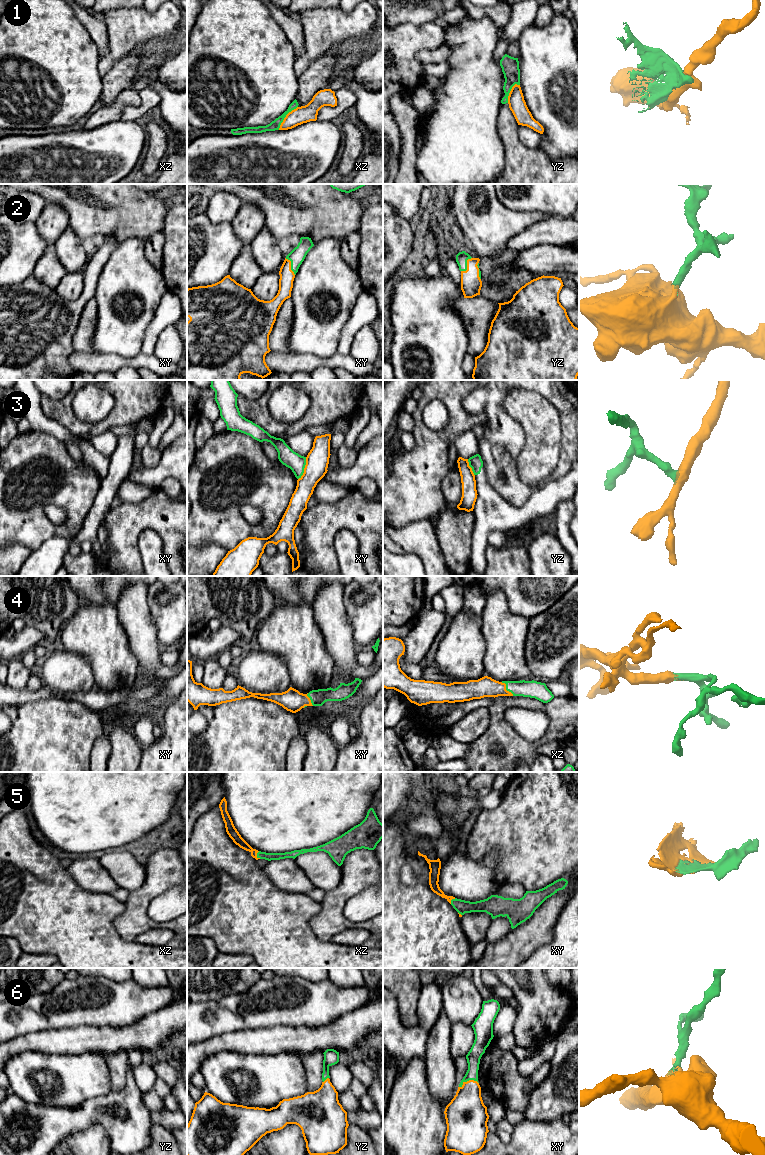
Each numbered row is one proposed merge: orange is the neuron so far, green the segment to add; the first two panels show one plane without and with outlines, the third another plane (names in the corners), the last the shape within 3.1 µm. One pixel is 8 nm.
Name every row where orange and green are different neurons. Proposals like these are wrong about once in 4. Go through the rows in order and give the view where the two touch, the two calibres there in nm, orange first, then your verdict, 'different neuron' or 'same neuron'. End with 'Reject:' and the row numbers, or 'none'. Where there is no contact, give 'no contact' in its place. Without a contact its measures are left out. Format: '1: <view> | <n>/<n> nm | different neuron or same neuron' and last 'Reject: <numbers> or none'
1: xz | 140/80 nm | different neuron
2: yz | 170/100 nm | same neuron
3: xy | 190/140 nm | different neuron
4: xz | 160/140 nm | same neuron
5: xz | 80/60 nm | same neuron
6: xy | 300/120 nm | same neuron
Reject: 1, 3

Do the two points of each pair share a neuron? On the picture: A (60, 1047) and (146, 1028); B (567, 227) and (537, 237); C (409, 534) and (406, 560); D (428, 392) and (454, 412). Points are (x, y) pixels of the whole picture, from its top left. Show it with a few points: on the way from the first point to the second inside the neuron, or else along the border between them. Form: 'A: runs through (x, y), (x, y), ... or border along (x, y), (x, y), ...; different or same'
A: runs through (81, 1039), (125, 1038); same
B: runs through (560, 230), (544, 232); same
C: border along (405, 552), (415, 554), (424, 565); different
D: runs through (436, 392), (440, 392), (452, 404); same

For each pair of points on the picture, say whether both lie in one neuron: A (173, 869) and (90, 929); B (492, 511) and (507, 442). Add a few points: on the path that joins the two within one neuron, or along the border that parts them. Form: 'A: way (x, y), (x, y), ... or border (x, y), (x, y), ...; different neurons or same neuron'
A: border (124, 903), (124, 910), (116, 918), (114, 925); different neurons
B: border (485, 471), (489, 485), (505, 500), (516, 505); different neurons

